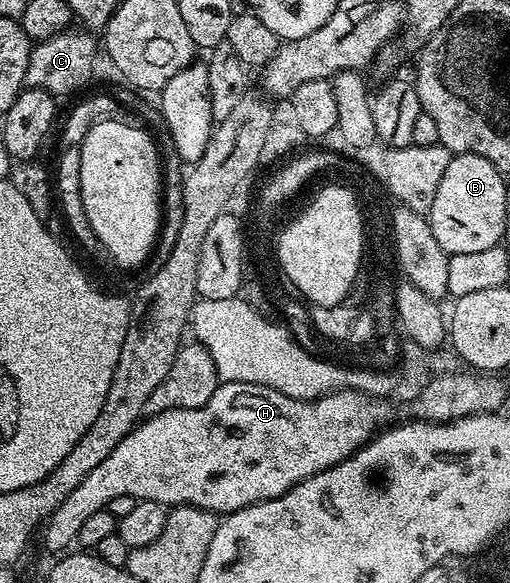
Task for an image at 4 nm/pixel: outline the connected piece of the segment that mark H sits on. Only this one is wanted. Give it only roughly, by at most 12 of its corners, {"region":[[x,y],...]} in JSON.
{"region":[[224,381],[150,414],[41,529],[117,495],[216,515],[279,497],[390,426],[359,389]]}

